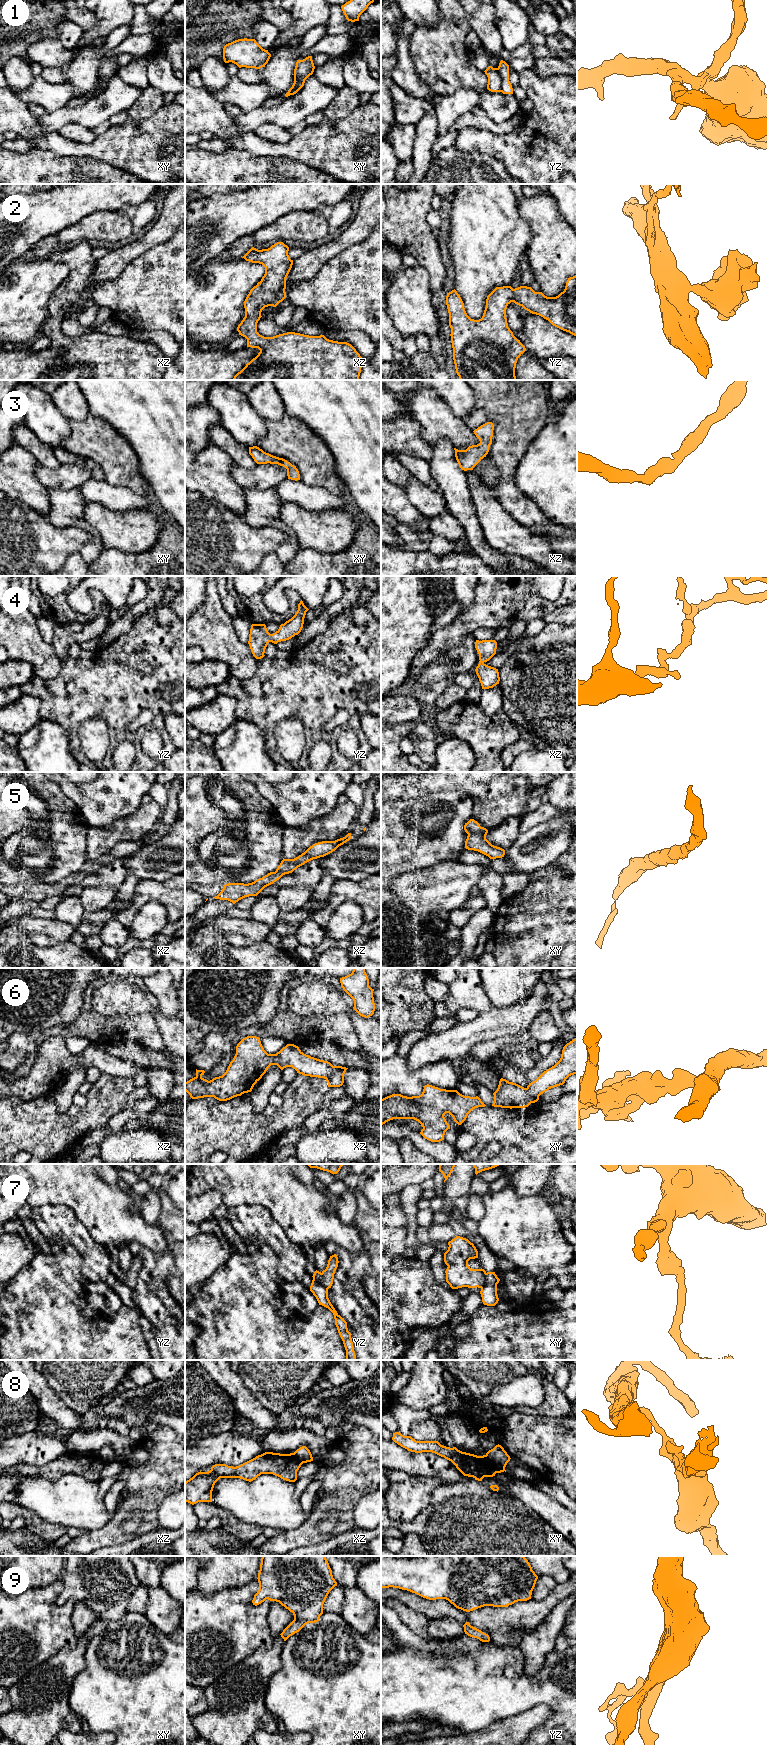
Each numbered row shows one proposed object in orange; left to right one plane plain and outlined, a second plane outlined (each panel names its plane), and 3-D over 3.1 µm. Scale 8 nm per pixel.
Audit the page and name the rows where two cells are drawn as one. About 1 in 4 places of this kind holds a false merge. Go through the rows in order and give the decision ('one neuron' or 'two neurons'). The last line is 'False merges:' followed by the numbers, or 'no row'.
1: two neurons
2: one neuron
3: one neuron
4: one neuron
5: one neuron
6: one neuron
7: two neurons
8: two neurons
9: one neuron
False merges: 1, 7, 8

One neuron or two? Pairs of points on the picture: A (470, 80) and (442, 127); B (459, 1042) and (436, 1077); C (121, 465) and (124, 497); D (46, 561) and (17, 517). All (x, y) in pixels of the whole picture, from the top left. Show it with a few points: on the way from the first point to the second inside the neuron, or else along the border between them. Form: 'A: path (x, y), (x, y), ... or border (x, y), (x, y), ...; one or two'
A: border (480, 93), (458, 88), (443, 97); two
B: border (452, 1060), (439, 1060), (425, 1065); two
C: border (104, 479), (110, 484), (125, 486), (144, 496); two
D: path (35, 550), (17, 532), (17, 528); one

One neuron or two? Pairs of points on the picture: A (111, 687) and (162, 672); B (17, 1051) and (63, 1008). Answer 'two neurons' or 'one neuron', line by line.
A: one neuron
B: two neurons

